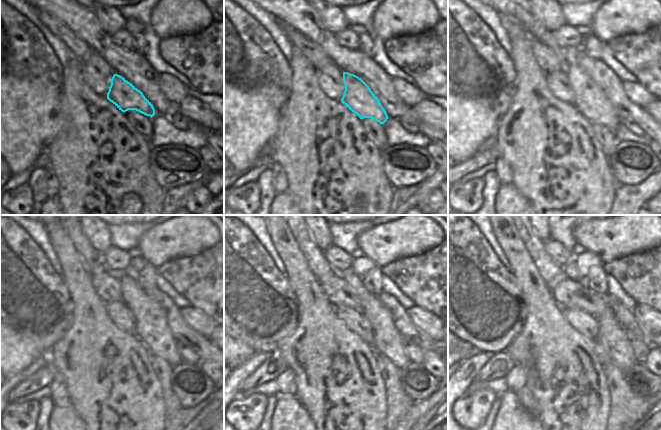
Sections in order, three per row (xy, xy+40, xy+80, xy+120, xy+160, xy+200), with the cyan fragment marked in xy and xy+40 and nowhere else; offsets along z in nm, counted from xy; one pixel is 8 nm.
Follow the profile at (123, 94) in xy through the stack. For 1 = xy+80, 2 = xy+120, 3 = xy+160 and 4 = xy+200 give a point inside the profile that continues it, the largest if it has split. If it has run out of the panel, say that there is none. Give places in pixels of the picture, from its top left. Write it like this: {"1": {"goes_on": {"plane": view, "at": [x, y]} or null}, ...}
{"1": {"goes_on": {"plane": "xy+80", "at": [590, 100]}}, "2": {"goes_on": {"plane": "xy+120", "at": [151, 327]}}, "3": {"goes_on": {"plane": "xy+160", "at": [387, 341]}}, "4": {"goes_on": {"plane": "xy+200", "at": [617, 345]}}}

